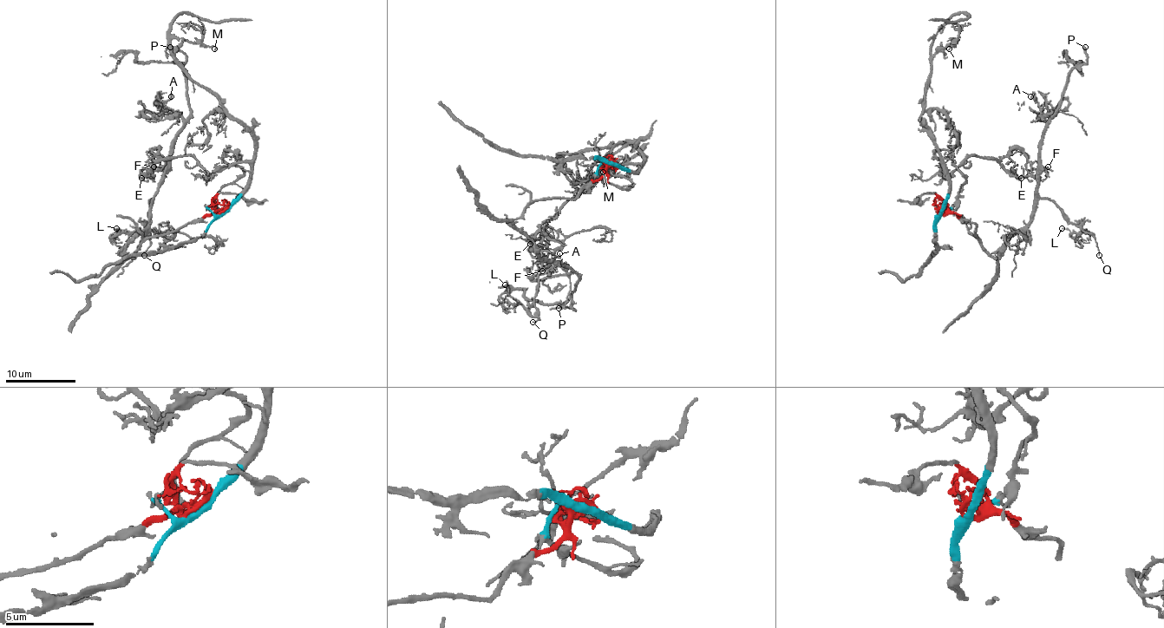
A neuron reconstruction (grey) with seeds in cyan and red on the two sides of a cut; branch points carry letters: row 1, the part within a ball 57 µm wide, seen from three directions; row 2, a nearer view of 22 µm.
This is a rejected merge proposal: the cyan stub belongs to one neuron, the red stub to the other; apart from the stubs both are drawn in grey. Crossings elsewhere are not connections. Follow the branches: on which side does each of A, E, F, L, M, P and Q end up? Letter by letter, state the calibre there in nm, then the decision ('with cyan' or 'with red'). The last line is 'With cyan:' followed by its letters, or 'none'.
A: 260 nm thick; with red
E: 180 nm thick; with cyan
F: 110 nm thick; with red
L: 140 nm thick; with red
M: 160 nm thick; with cyan
P: 240 nm thick; with red
Q: 130 nm thick; with red
With cyan: E, M

